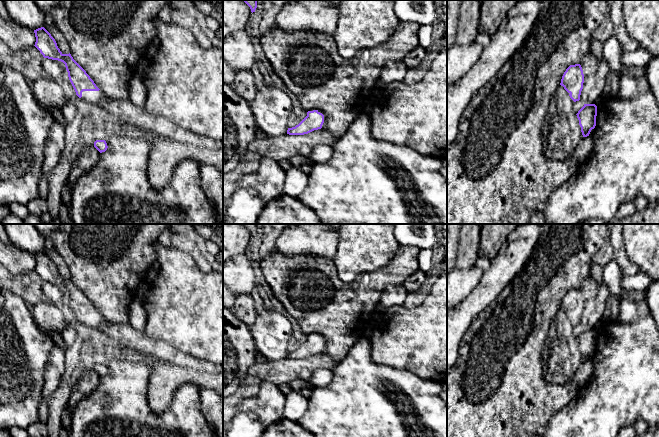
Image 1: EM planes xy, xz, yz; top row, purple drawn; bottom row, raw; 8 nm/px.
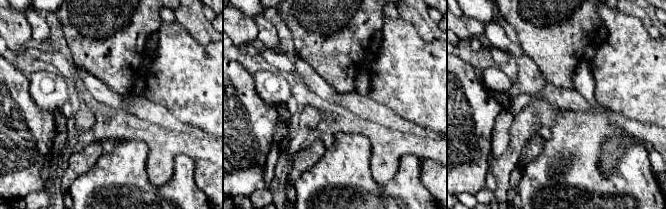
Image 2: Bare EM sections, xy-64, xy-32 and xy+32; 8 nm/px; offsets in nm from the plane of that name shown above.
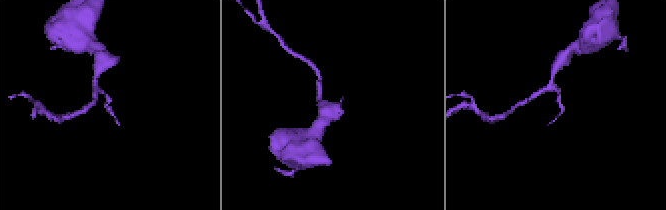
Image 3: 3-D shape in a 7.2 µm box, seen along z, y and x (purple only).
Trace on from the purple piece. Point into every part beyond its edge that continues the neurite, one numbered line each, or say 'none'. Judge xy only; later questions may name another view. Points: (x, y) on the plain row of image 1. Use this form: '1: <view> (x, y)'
1: xy (96, 321)

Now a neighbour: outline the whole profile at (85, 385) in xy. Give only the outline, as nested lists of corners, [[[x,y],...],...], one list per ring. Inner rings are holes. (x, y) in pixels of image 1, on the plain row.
[[[93,370],[87,372],[72,387],[67,407],[72,412],[77,404],[91,394],[99,384],[100,376]]]

